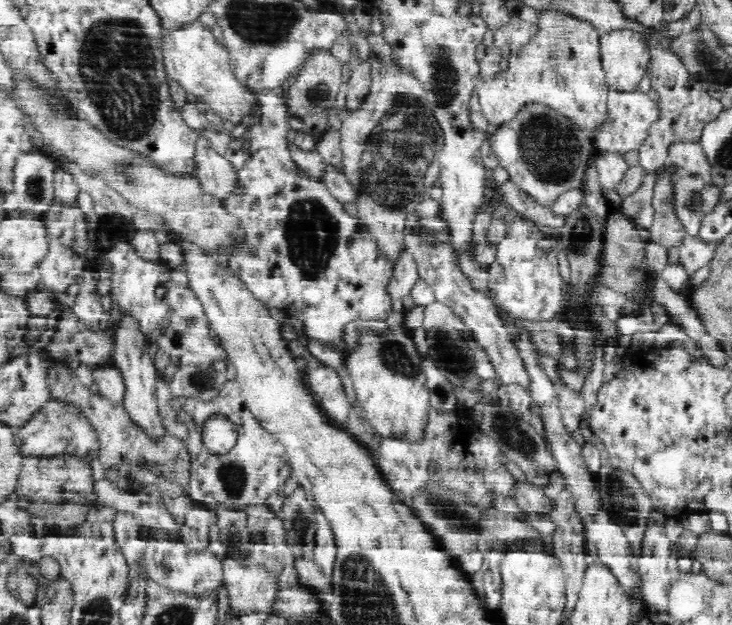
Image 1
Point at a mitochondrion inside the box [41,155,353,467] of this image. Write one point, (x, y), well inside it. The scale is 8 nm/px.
(311, 232)

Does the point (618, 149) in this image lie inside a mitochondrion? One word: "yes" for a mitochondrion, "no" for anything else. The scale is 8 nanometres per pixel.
no

